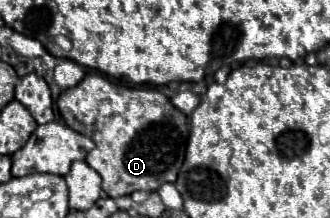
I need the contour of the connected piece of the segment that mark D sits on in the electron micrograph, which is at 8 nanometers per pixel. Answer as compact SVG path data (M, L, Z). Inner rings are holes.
M90 72L84 76L80 84L64 90L56 106L72 130L78 130L80 134L86 134L94 140L96 148L90 150L90 154L86 156L86 164L100 174L102 190L110 198L126 196L136 190L154 192L164 182L176 182L178 170L186 154L188 118L178 108L170 108L170 100L162 92L154 88L128 88L122 84L112 84L102 74Z

